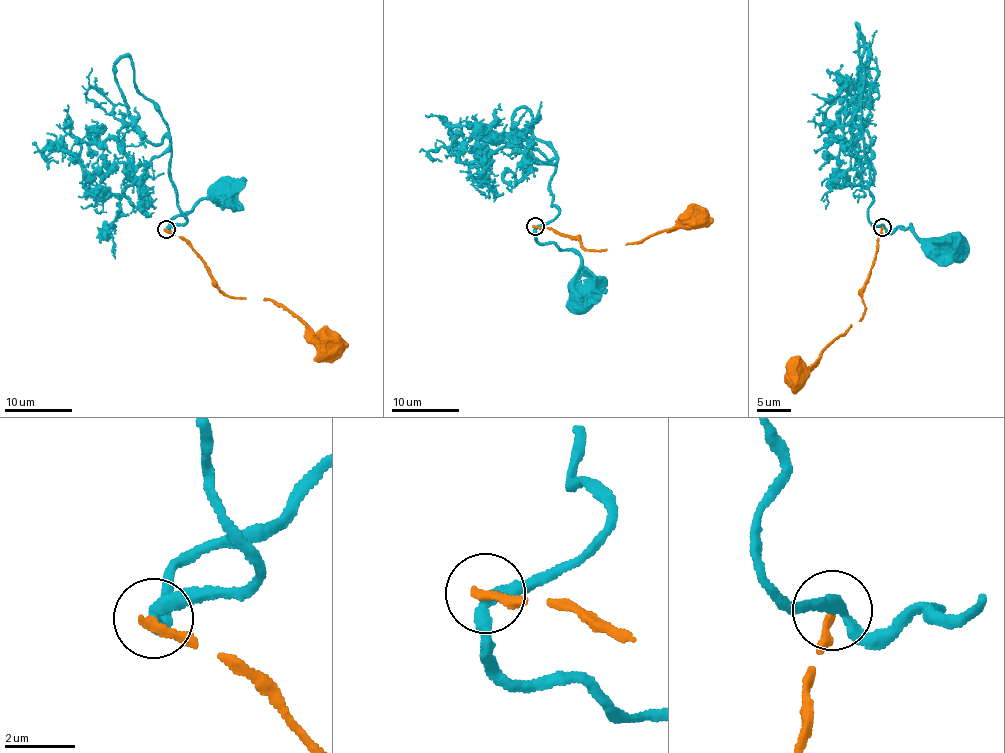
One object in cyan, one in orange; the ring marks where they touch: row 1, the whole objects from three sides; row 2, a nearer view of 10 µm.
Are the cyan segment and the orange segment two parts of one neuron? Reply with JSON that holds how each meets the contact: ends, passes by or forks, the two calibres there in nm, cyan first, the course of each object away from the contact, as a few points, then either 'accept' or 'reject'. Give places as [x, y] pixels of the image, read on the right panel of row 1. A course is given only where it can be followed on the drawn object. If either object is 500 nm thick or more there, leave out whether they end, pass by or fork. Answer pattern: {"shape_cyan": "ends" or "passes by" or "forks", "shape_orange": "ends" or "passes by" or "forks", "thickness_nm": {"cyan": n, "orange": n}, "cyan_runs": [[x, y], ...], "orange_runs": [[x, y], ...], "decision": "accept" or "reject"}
{"shape_cyan": "passes by", "shape_orange": "ends", "thickness_nm": {"cyan": 340, "orange": 260}, "cyan_runs": [[882, 227], [887, 231], [910, 225], [916, 237], [947, 241], [950, 246]], "orange_runs": [[882, 227], [877, 242], [875, 264], [862, 294], [861, 321], [830, 342], [812, 365], [798, 374]], "decision": "reject"}

